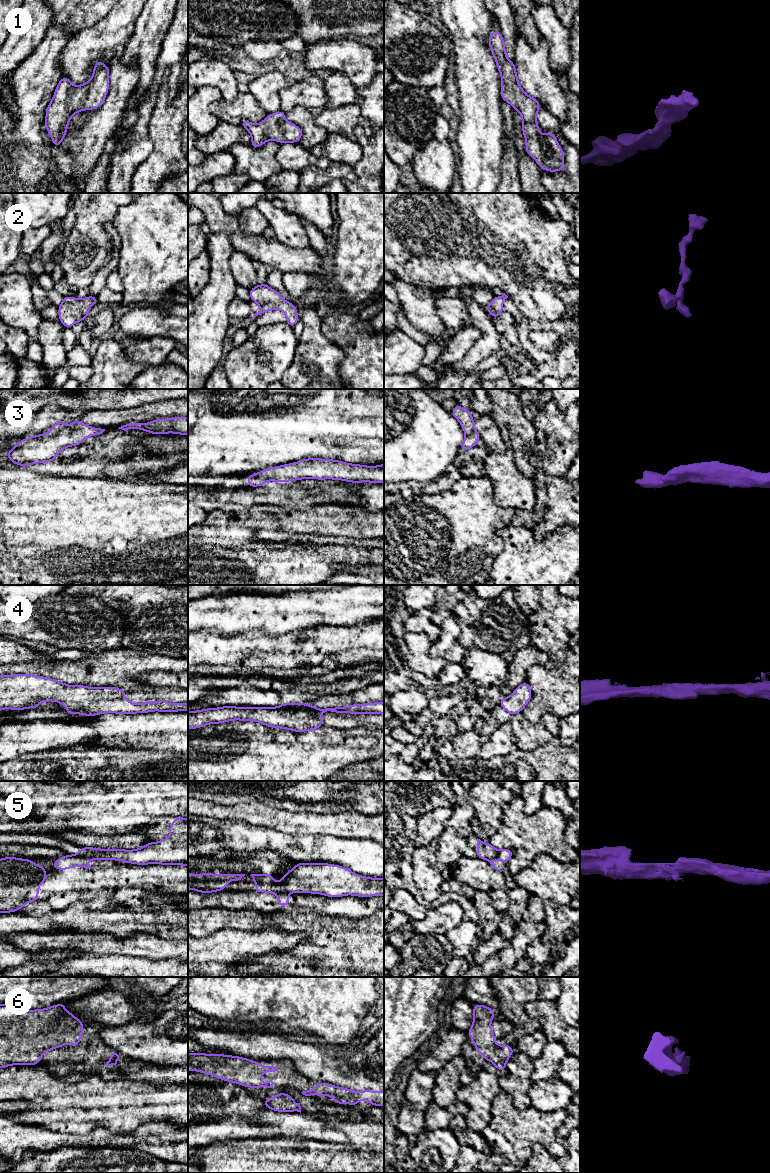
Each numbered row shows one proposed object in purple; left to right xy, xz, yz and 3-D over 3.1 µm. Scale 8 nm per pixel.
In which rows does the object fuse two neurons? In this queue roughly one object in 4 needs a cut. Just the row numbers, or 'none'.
5

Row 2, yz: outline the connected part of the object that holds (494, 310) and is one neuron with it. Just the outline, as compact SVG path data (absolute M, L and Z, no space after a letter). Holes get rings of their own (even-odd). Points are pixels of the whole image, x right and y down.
M503 293L502 296L494 296L493 300L485 306L488 313L495 319L504 311L504 308L502 306L502 303L505 299L507 299L508 296Z

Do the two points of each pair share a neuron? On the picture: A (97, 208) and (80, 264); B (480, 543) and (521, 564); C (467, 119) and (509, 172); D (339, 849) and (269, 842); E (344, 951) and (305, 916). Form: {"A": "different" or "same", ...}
{"A": "same", "B": "different", "C": "different", "D": "same", "E": "same"}

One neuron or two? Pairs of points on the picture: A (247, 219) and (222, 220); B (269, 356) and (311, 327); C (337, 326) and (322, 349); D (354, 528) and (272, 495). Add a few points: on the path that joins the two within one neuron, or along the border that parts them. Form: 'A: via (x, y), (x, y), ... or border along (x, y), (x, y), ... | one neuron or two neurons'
A: border along (238, 214), (240, 229), (246, 234), (257, 235) | two neurons
B: border along (298, 340), (291, 363) | two neurons
C: border along (321, 318), (321, 332), (343, 350), (344, 356) | two neurons
D: border along (328, 503), (317, 503), (304, 509), (281, 508) | two neurons

